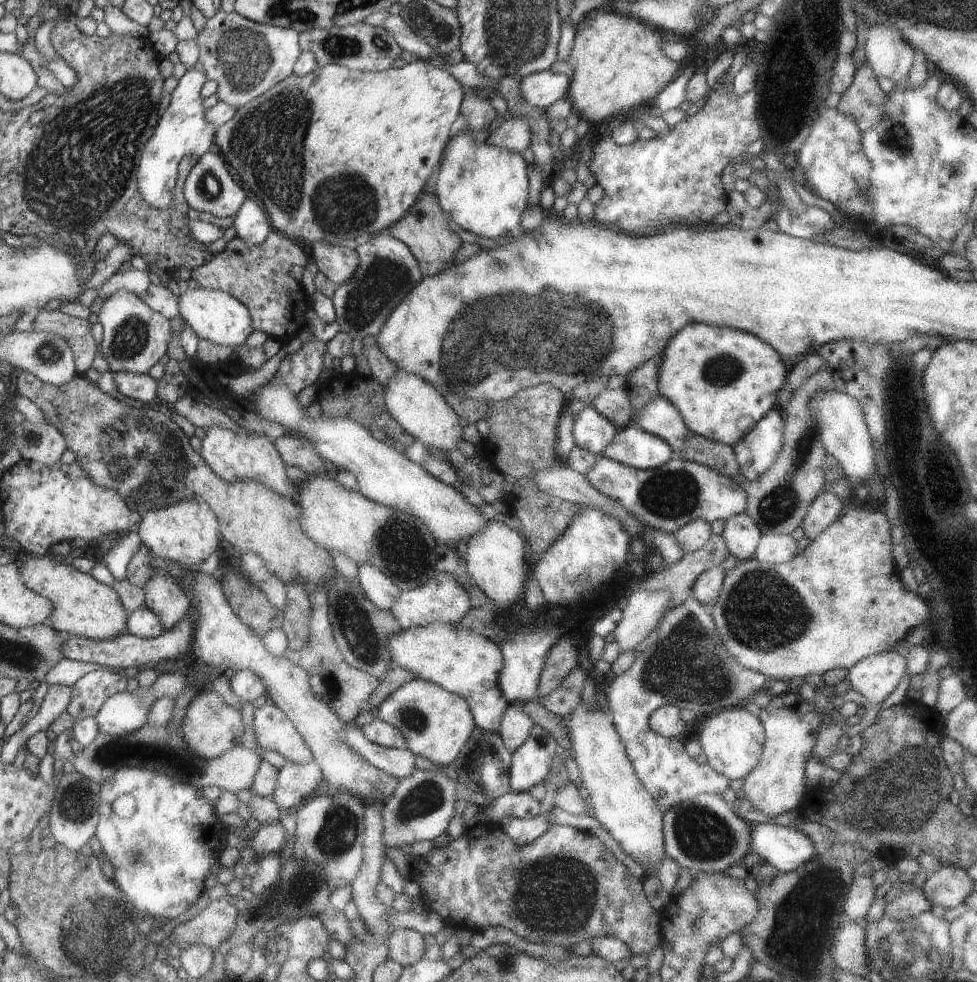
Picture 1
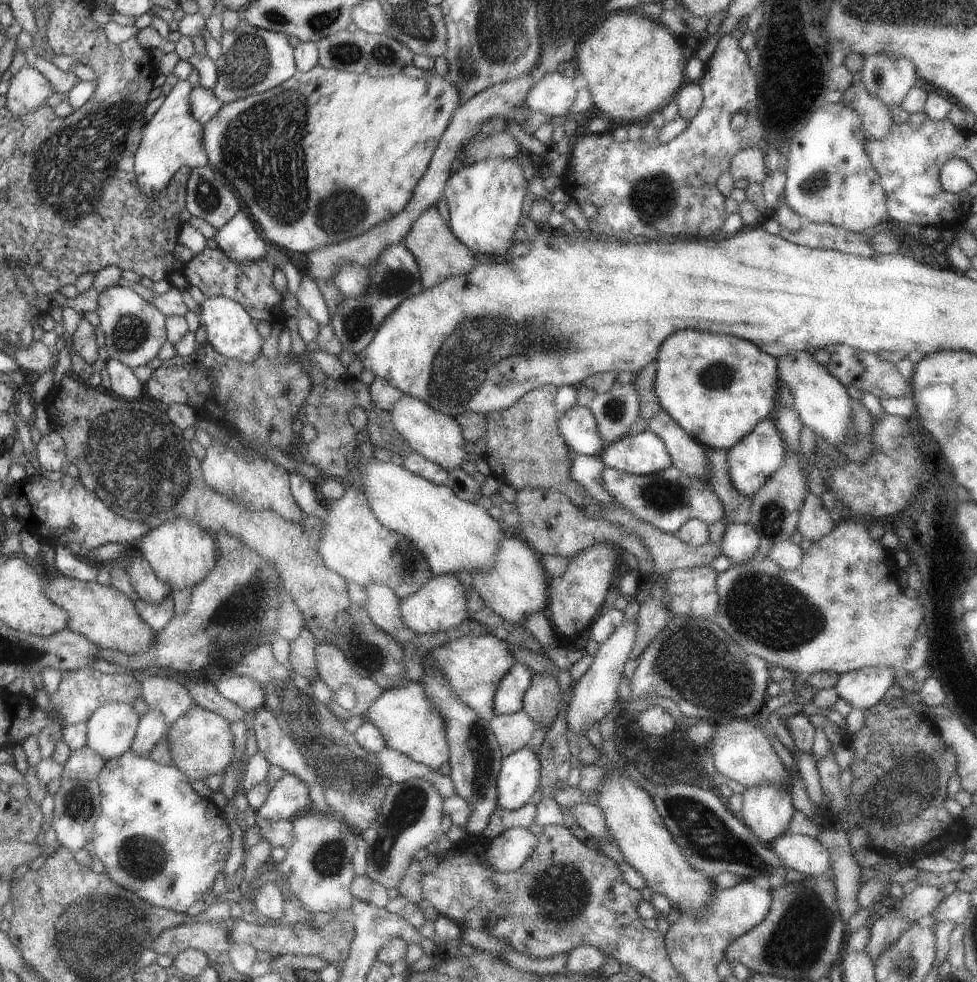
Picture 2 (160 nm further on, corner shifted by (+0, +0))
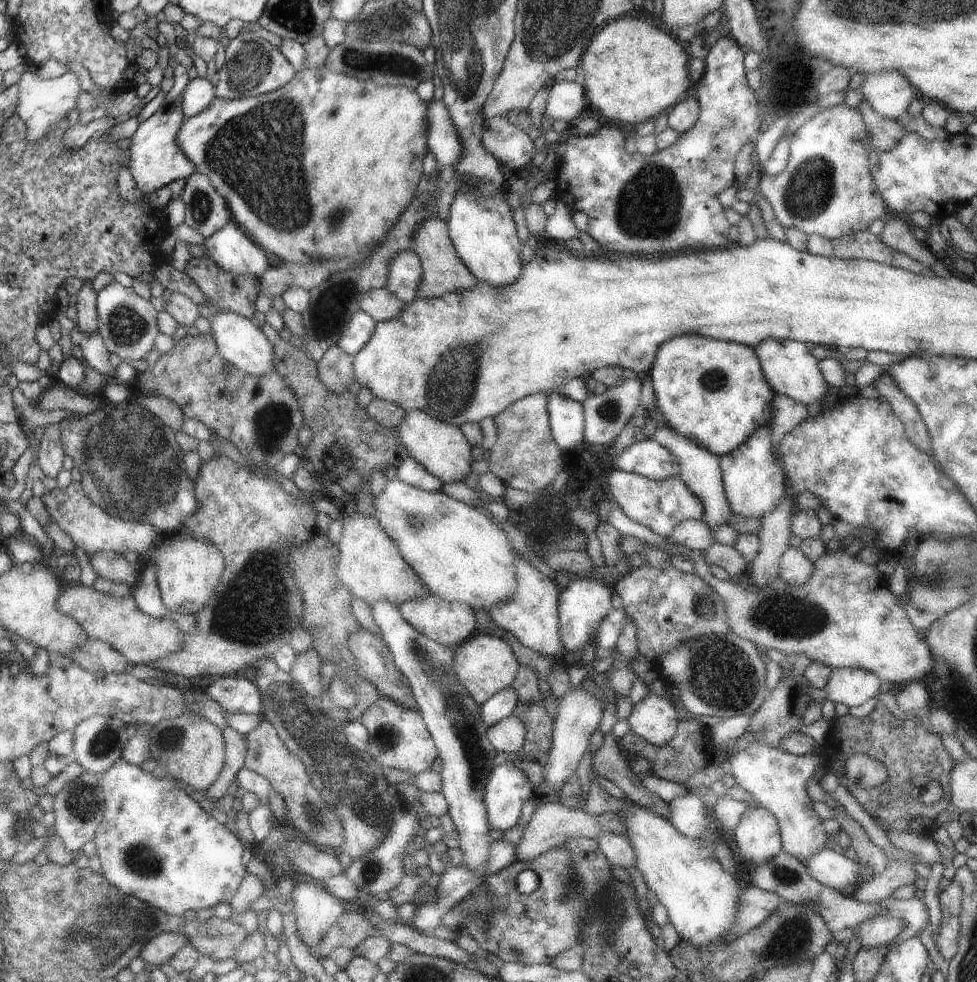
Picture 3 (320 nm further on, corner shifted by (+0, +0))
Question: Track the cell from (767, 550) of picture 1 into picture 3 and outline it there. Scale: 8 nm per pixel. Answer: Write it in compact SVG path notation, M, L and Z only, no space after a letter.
M790 547L781 556L779 562L779 578L789 585L802 587L813 573L813 563L795 547Z

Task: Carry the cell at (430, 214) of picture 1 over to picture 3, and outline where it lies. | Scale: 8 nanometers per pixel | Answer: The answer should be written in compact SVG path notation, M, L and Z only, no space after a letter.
M437 218L426 220L416 235L414 252L421 258L421 267L424 269L424 278L417 288L418 299L438 298L448 293L459 293L469 291L477 286L477 278L466 268L464 261L458 256L457 249L454 248L451 238L448 238L446 222Z

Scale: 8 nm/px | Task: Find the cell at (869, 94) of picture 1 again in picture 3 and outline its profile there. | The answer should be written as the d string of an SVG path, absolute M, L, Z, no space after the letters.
M864 100L857 108L863 116L869 137L874 149L889 151L893 149L906 134L904 126L899 119L889 119L878 114Z

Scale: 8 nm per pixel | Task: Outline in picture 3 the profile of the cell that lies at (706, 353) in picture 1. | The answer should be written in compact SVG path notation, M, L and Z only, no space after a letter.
M683 334L660 345L648 373L667 426L716 456L735 451L758 428L771 422L775 392L766 382L752 347Z

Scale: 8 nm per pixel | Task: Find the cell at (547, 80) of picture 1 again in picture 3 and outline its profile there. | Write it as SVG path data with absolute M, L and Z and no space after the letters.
M562 81L551 86L544 114L553 120L560 119L569 123L578 118L587 106L583 86L576 82Z

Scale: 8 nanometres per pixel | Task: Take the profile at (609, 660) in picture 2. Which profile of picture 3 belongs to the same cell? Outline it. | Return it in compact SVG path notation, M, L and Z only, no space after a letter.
M581 687L573 688L557 700L559 707L553 724L551 747L546 760L547 763L541 768L541 775L548 789L561 792L564 784L576 772L578 762L582 760L582 756L590 748L590 736L599 728L602 706L596 697L581 690Z

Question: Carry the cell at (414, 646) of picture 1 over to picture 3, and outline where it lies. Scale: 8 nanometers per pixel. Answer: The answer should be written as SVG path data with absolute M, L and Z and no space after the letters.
M478 632L454 648L454 668L461 683L479 705L492 699L497 692L513 686L522 666L512 646L502 637Z

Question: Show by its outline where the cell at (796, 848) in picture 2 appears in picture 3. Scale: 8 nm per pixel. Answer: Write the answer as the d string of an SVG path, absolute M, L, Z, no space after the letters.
M830 848L816 852L805 862L810 876L824 886L840 891L848 886L859 886L862 874L860 863Z

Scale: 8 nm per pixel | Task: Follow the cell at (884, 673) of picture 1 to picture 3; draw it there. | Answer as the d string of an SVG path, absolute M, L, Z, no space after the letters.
M848 667L833 668L824 687L827 698L847 707L860 706L882 692L882 681L874 673Z

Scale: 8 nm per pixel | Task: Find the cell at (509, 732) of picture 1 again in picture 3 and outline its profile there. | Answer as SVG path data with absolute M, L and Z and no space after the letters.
M513 714L488 729L490 744L499 755L520 752L525 741L525 726Z

